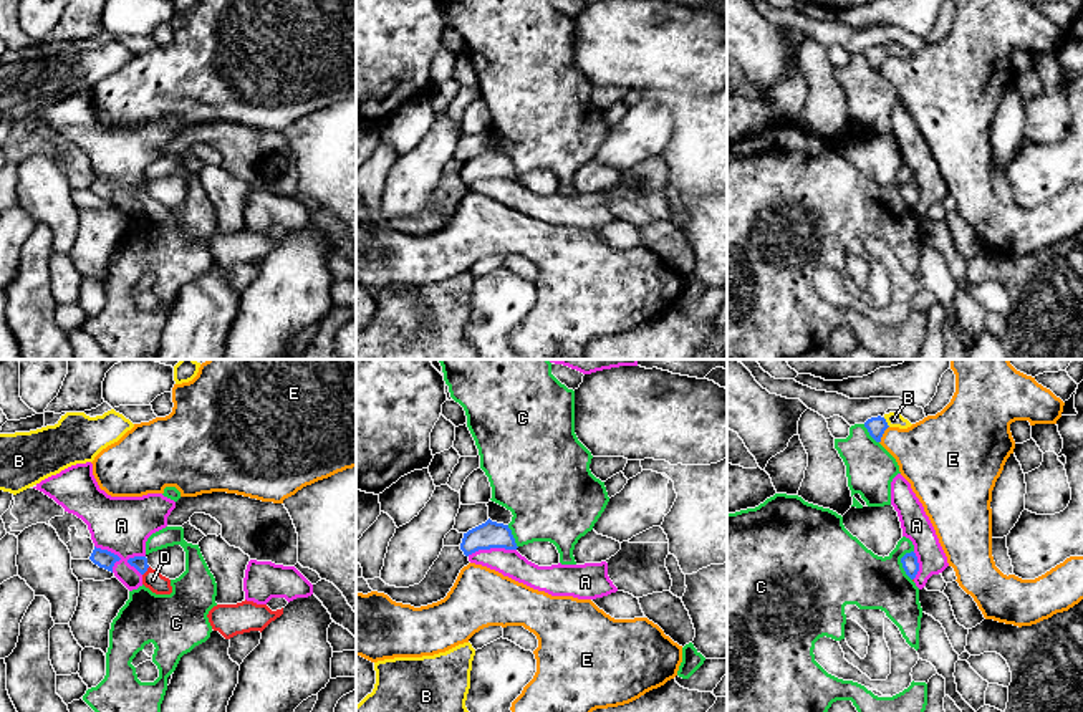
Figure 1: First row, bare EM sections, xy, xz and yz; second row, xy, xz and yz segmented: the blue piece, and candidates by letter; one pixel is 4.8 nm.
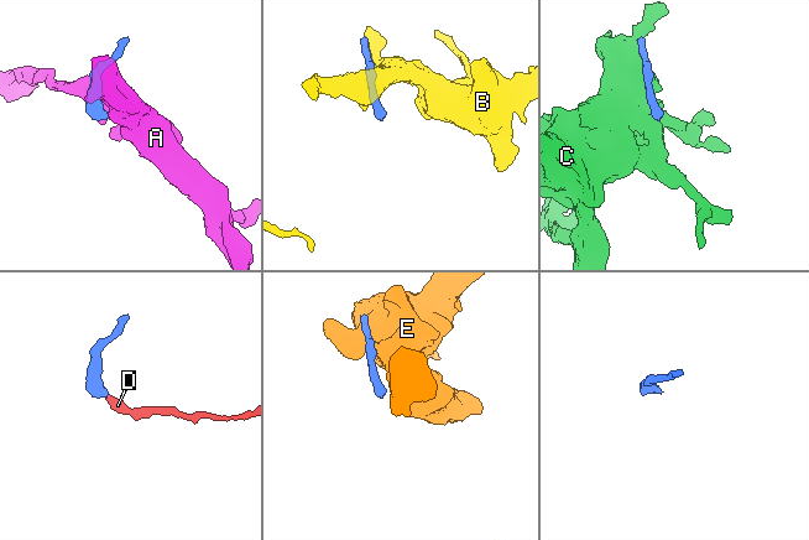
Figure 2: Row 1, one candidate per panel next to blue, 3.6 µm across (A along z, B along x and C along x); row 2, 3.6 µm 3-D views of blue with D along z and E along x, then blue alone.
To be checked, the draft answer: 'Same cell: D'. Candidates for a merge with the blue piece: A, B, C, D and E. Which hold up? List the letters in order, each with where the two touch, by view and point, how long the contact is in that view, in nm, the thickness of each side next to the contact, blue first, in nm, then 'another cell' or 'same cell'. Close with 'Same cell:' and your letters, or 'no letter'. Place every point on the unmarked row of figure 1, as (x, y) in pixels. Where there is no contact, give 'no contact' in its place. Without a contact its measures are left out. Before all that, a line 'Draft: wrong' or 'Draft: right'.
Draft: right
A: xz (490, 176) | 240 nm | 130/130 nm | another cell
B: yz (886, 52) | 60 nm | 90/70 nm | another cell
C: yz (901, 191) | 150 nm | 80/280 nm | another cell
D: xy (146, 199) | 60 nm | 70/90 nm | same cell
E: yz (883, 62) | 100 nm | 90/320 nm | another cell
Same cell: D

